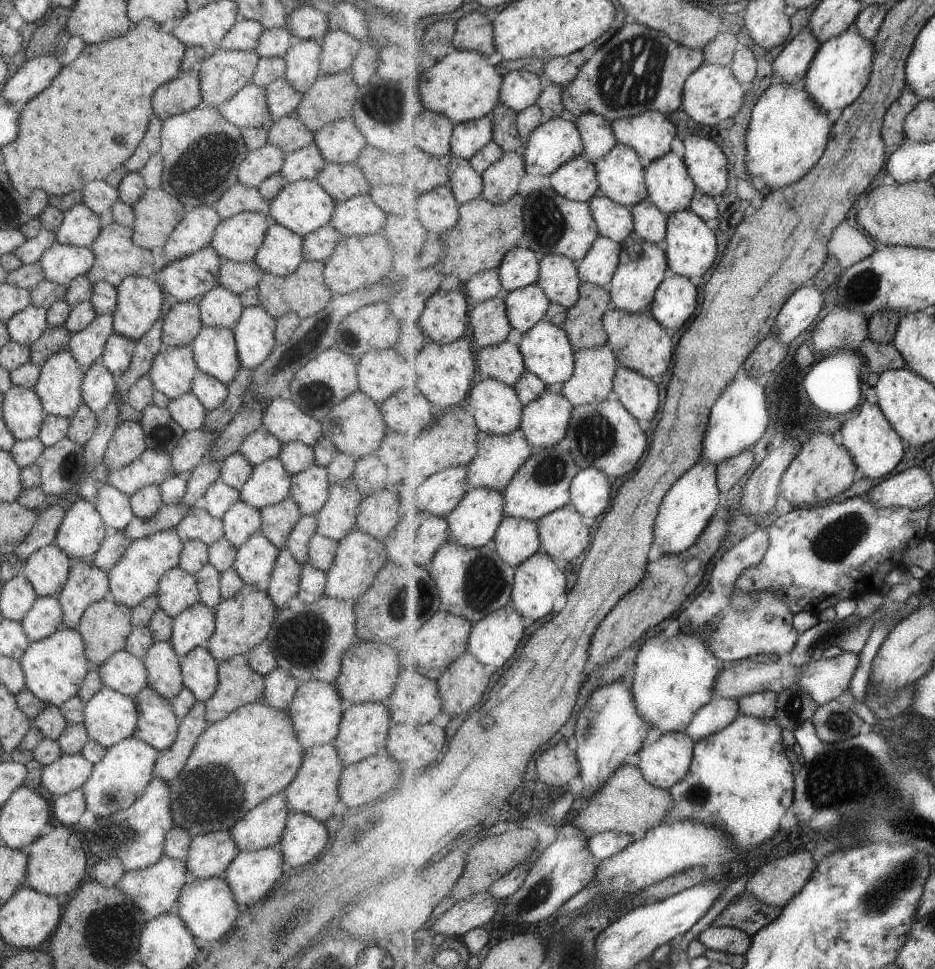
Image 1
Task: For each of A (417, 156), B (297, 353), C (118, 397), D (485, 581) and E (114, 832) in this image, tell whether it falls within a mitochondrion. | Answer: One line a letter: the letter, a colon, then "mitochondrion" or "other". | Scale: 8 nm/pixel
A: other
B: mitochondrion
C: other
D: mitochondrion
E: mitochondrion

